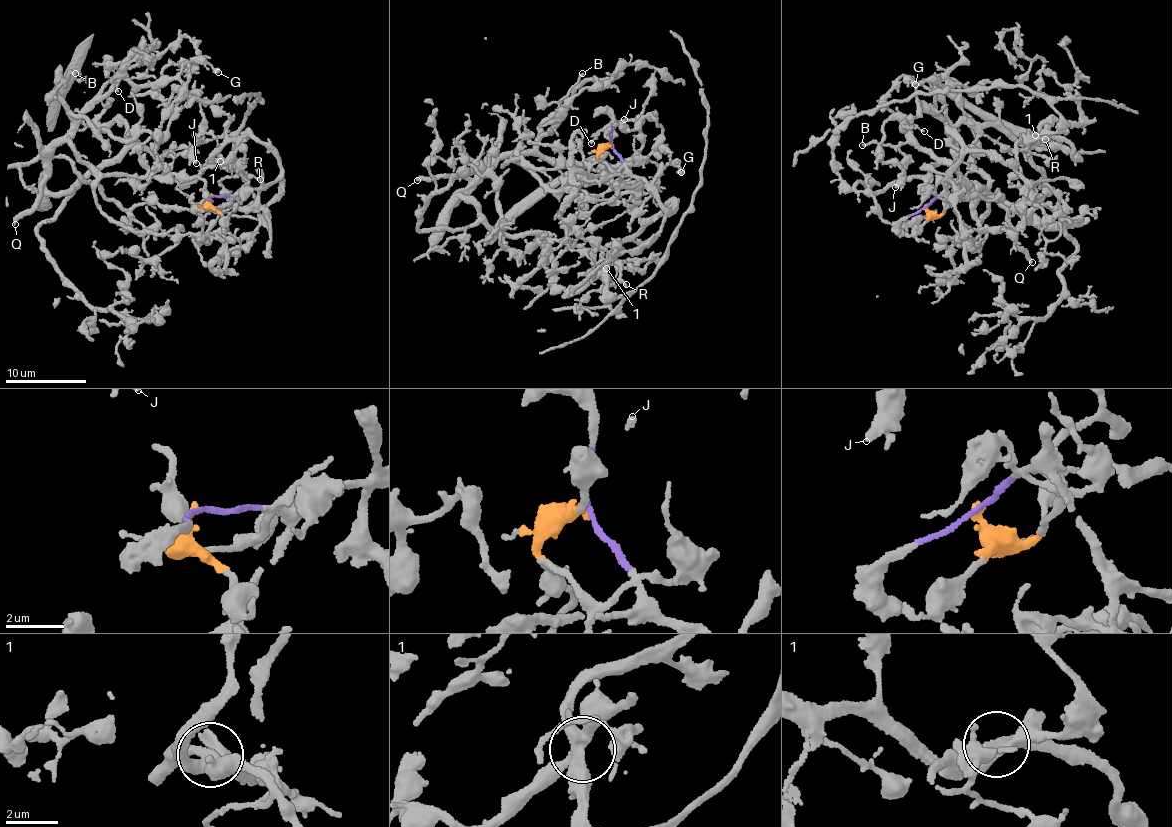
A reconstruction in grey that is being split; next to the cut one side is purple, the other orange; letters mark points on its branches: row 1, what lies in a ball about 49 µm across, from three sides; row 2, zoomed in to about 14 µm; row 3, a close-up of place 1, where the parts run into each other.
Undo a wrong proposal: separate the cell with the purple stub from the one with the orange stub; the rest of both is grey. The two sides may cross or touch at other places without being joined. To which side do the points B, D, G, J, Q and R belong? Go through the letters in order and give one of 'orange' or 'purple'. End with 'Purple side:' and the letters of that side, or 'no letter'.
B: orange
D: orange
G: orange
J: orange
Q: orange
R: orange
Purple side: no letter

